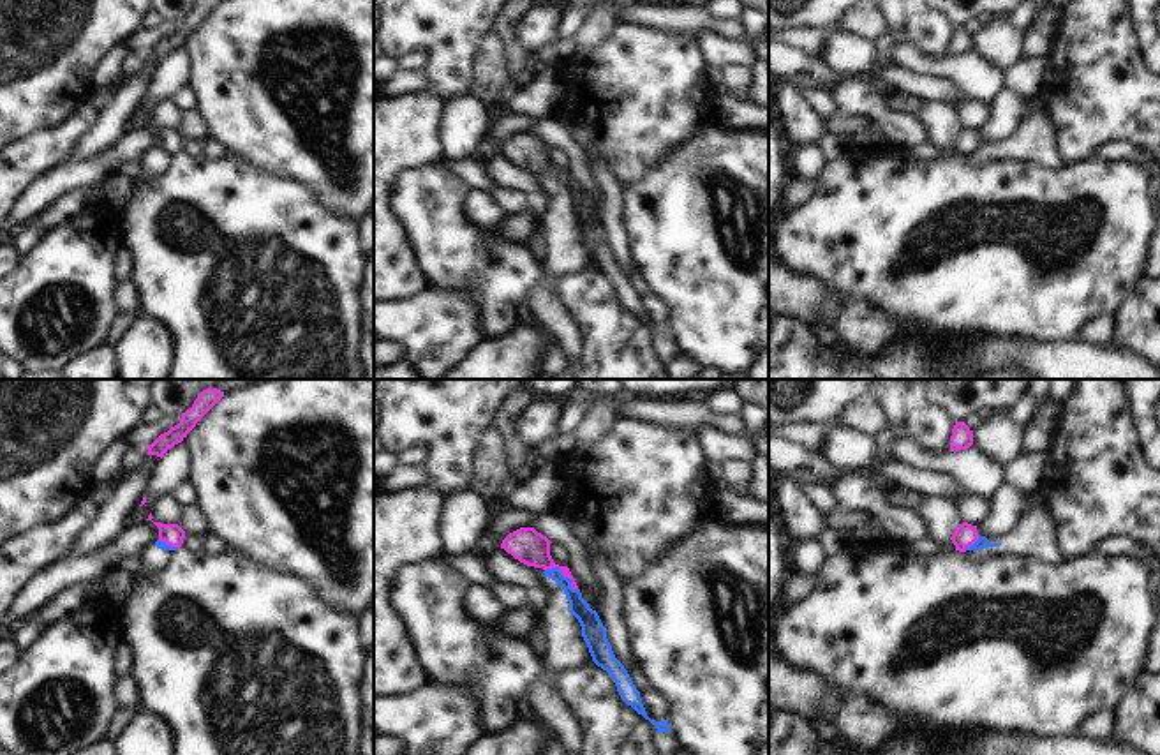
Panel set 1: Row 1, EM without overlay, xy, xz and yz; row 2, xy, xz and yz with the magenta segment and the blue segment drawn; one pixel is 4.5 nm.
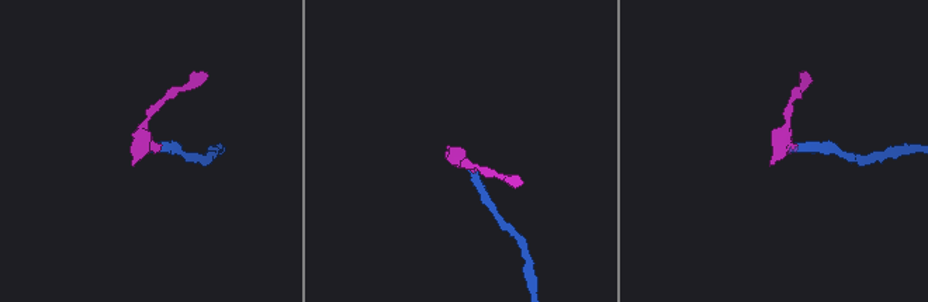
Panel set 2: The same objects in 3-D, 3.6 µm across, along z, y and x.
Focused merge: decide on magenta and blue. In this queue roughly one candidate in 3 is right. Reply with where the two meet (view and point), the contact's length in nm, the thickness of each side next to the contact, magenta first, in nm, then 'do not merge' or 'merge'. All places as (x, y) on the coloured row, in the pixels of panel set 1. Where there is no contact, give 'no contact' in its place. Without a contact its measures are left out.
contact xz (565, 575); length 180 nm; calibres 160 and 90 nm; merge

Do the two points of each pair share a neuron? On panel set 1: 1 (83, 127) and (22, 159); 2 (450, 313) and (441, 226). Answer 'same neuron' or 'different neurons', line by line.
1: same neuron
2: different neurons

